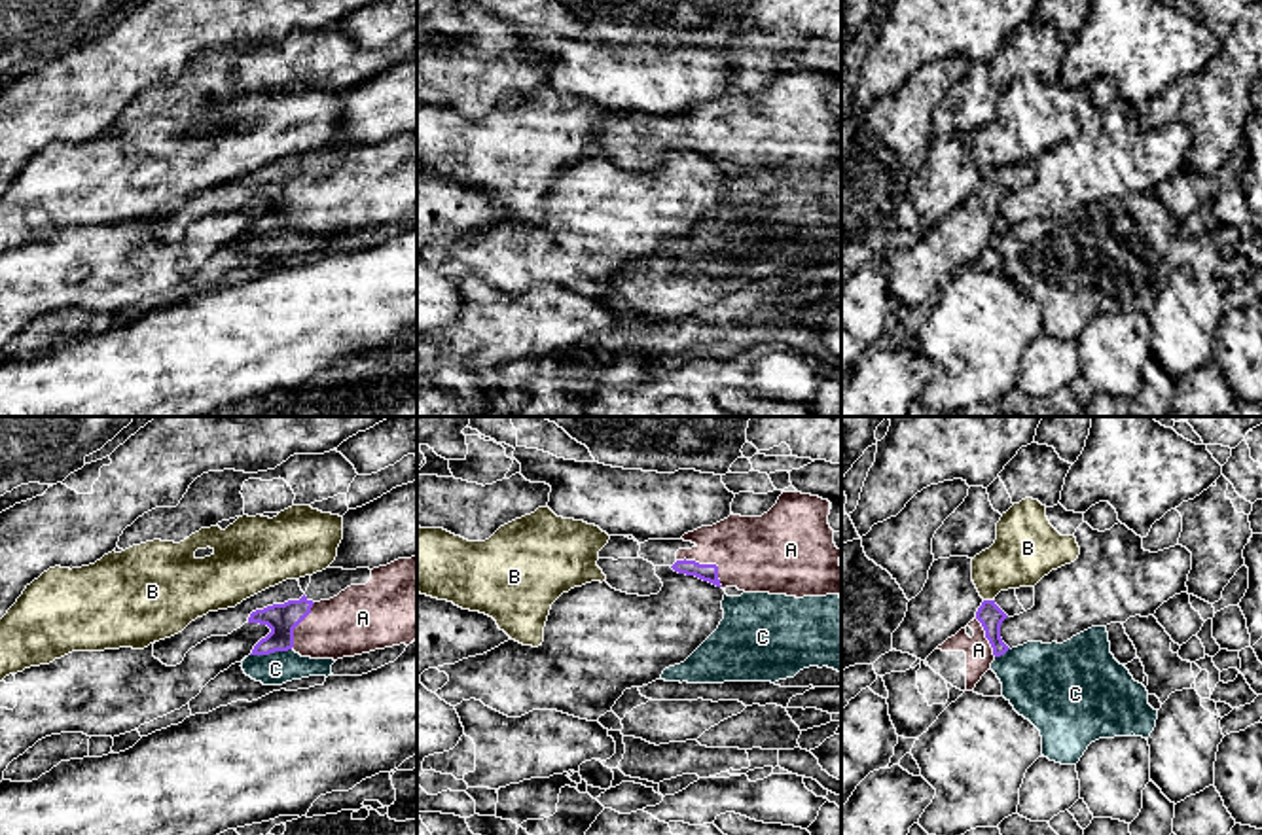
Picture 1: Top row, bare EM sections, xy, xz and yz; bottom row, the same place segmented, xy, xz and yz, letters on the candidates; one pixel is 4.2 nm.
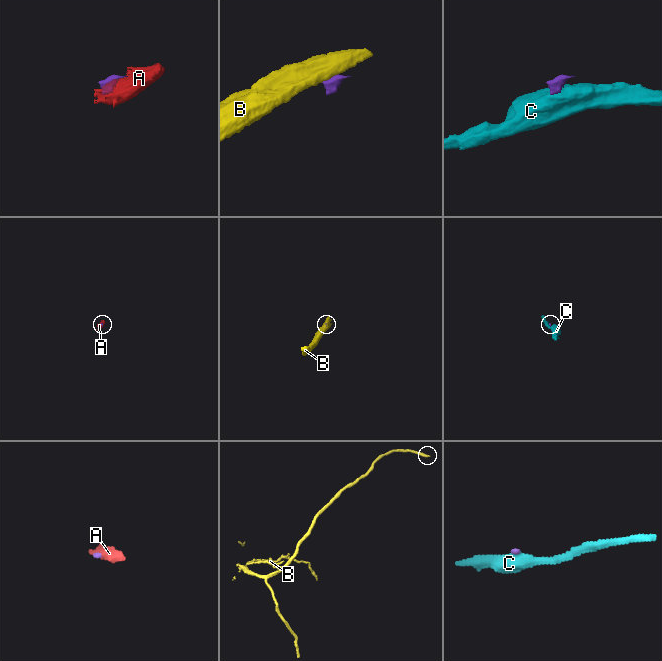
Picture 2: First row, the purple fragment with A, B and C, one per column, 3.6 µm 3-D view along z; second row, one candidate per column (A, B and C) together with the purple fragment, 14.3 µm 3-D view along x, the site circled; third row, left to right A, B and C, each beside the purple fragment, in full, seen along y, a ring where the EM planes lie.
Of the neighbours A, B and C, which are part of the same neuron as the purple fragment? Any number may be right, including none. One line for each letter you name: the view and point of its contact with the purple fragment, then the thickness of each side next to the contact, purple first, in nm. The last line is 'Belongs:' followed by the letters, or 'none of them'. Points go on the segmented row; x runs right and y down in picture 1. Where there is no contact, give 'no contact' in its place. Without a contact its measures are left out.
A: contact xz (707, 565); calibres 80 and 320 nm
Belongs: A

